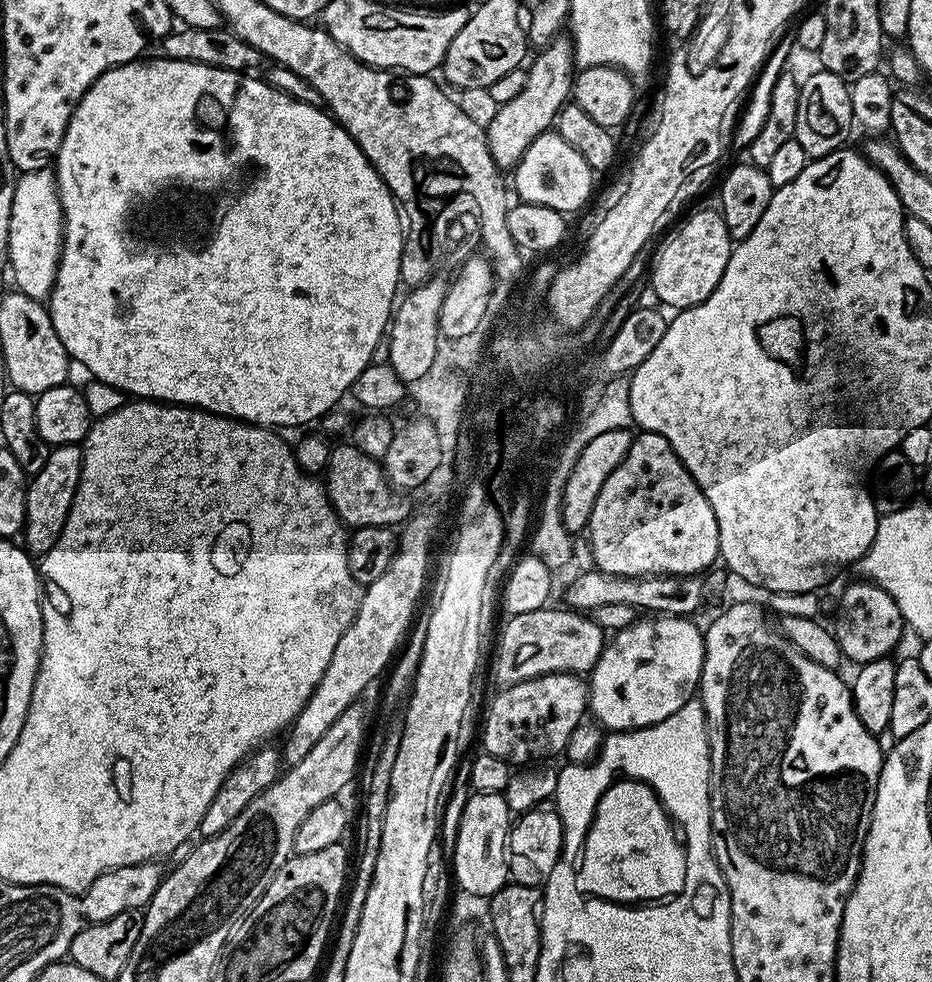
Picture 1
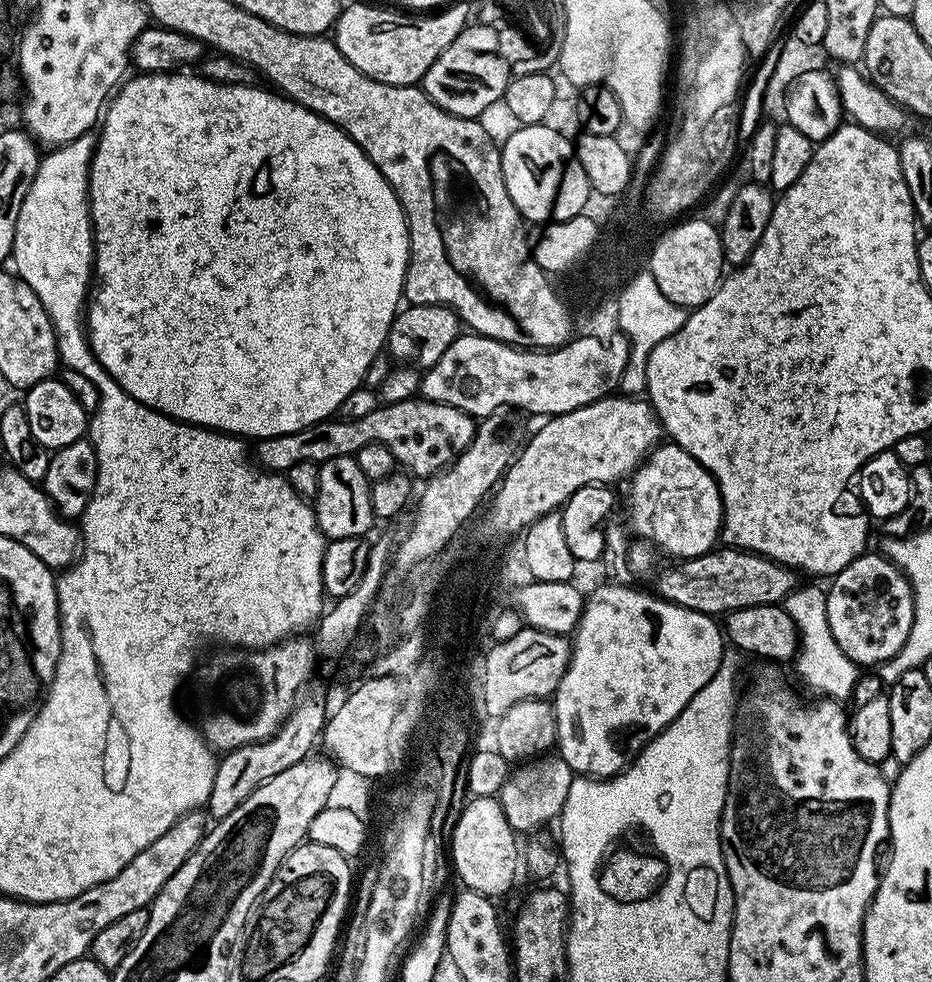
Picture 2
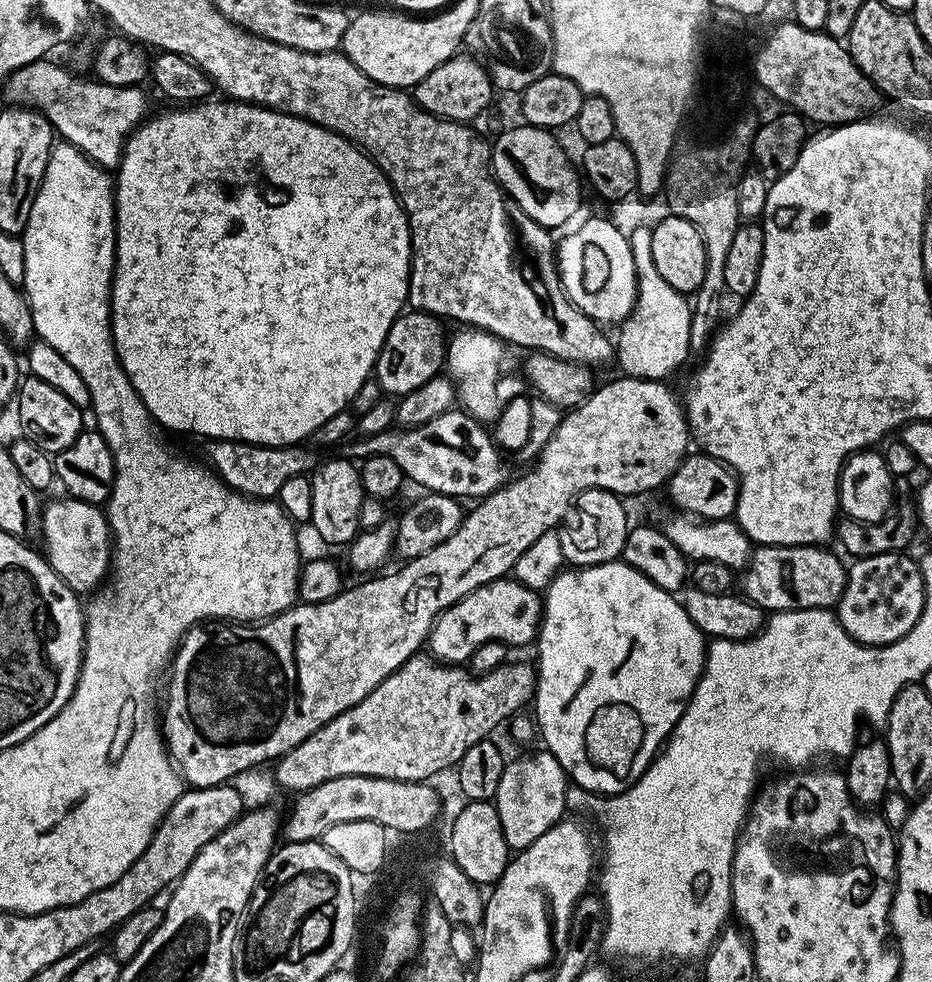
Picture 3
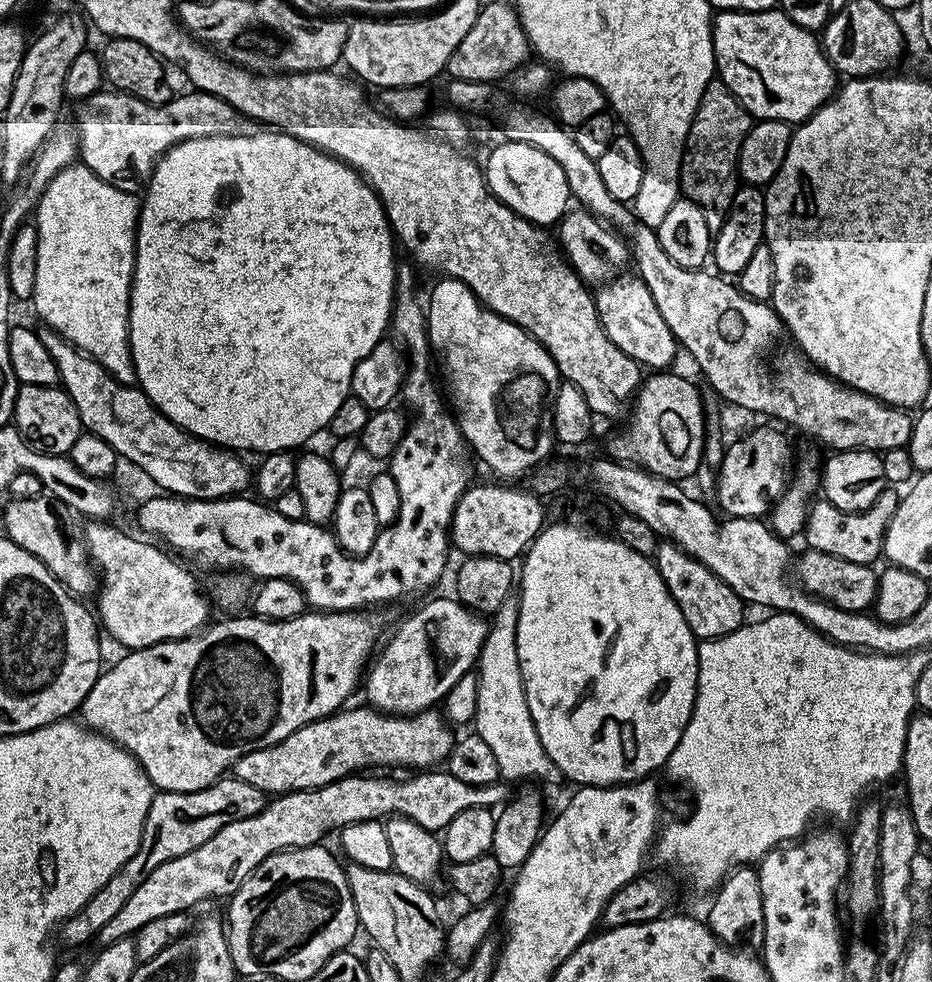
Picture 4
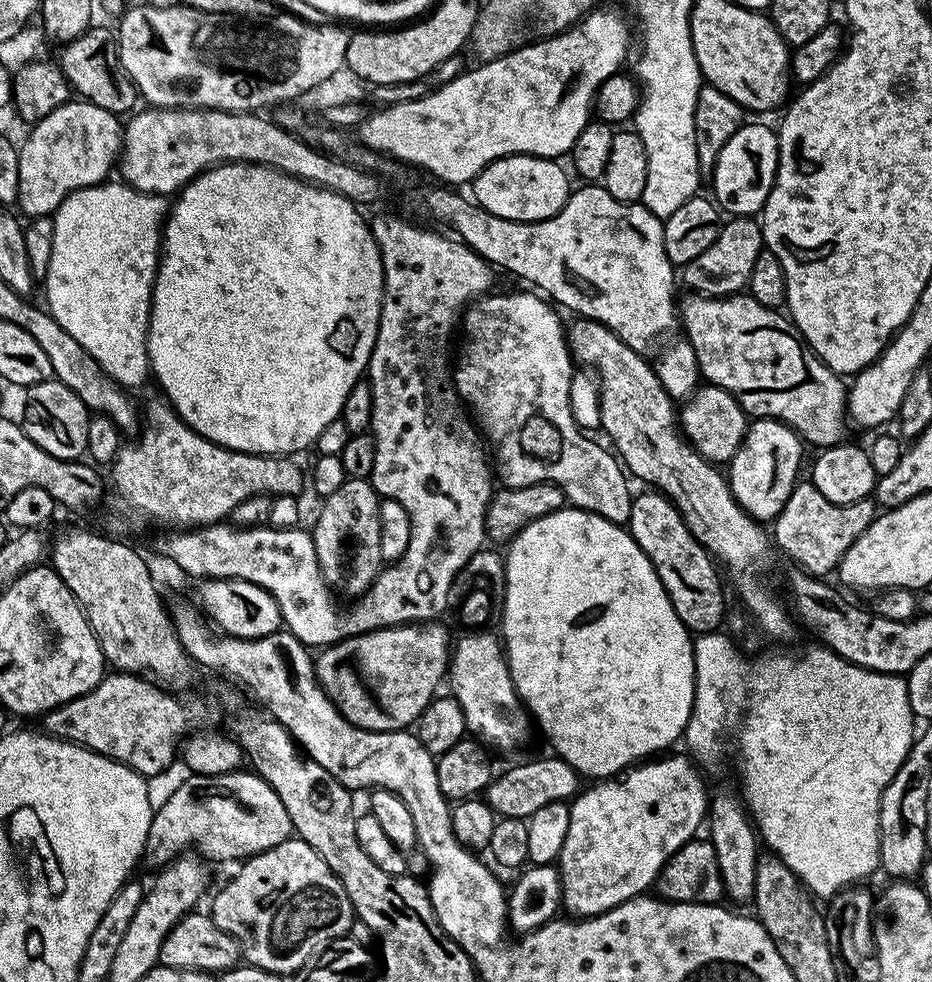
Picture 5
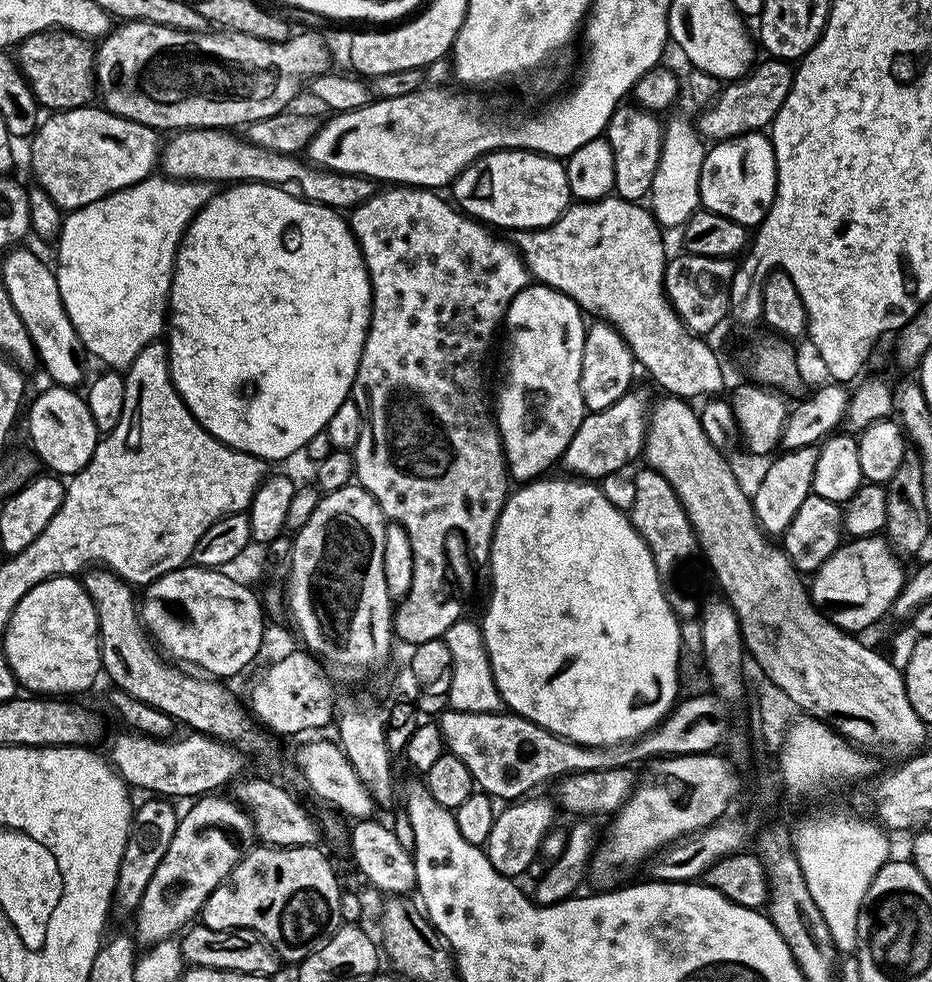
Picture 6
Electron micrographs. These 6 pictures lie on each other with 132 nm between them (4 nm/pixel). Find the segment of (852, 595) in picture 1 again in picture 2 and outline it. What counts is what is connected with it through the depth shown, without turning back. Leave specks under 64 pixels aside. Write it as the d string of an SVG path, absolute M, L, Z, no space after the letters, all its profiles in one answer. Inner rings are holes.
M865 552L831 579L825 595L831 636L859 667L877 667L896 656L913 626L915 593L907 576L881 553Z

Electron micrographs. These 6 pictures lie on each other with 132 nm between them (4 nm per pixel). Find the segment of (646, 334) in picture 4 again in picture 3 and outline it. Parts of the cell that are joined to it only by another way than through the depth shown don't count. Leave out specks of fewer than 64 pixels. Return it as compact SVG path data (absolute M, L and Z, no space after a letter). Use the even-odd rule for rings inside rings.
M608 218L603 220L584 220L564 241L557 243L554 248L556 265L560 274L560 284L567 298L580 312L586 314L596 323L619 325L628 319L635 306L637 276L634 258L628 238L612 224Z

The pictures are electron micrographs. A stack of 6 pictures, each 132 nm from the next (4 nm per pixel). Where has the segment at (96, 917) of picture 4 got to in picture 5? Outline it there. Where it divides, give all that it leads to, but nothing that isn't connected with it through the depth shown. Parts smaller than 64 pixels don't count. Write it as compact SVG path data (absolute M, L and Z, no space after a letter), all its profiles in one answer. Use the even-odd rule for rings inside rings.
M237 770L217 776L192 774L187 778L165 798L161 808L159 805L153 811L142 857L152 870L163 868L192 849L209 861L240 862L278 846L293 835L290 814L286 814L282 798L255 772Z

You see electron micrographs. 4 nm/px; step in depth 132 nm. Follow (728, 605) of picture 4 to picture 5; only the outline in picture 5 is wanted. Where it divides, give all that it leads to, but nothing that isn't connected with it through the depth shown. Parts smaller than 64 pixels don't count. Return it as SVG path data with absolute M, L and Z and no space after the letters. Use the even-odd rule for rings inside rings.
M659 490L644 491L648 492L632 497L632 509L626 525L628 532L634 538L634 542L638 542L638 546L644 551L646 558L650 558L678 618L688 627L689 633L717 631L724 620L724 588L720 585L720 576L716 573L717 565L714 563L713 557L696 541L694 534L690 534L682 514L663 492Z

